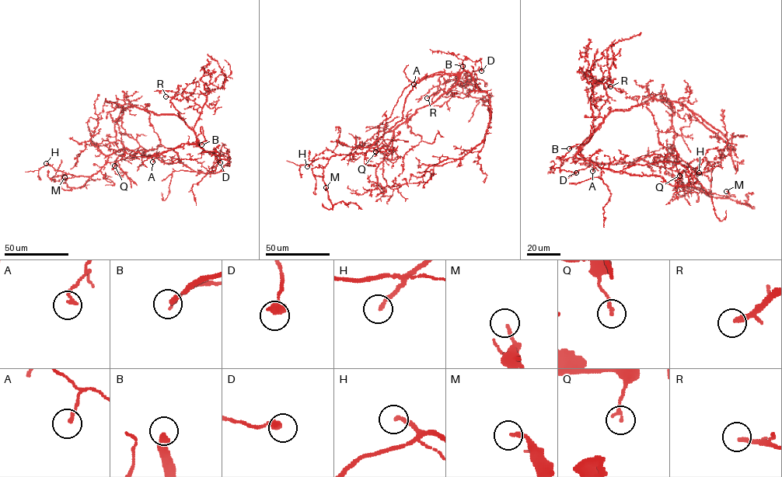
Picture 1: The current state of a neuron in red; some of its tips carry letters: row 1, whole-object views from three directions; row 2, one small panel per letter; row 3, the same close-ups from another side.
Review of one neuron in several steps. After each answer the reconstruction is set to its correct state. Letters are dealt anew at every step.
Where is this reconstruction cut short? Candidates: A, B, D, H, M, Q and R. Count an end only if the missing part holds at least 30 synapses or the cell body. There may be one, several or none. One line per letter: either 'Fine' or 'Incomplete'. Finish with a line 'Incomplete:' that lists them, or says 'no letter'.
A: Fine
B: Incomplete
D: Fine
H: Incomplete
M: Fine
Q: Fine
R: Incomplete
Incomplete: B, H, R

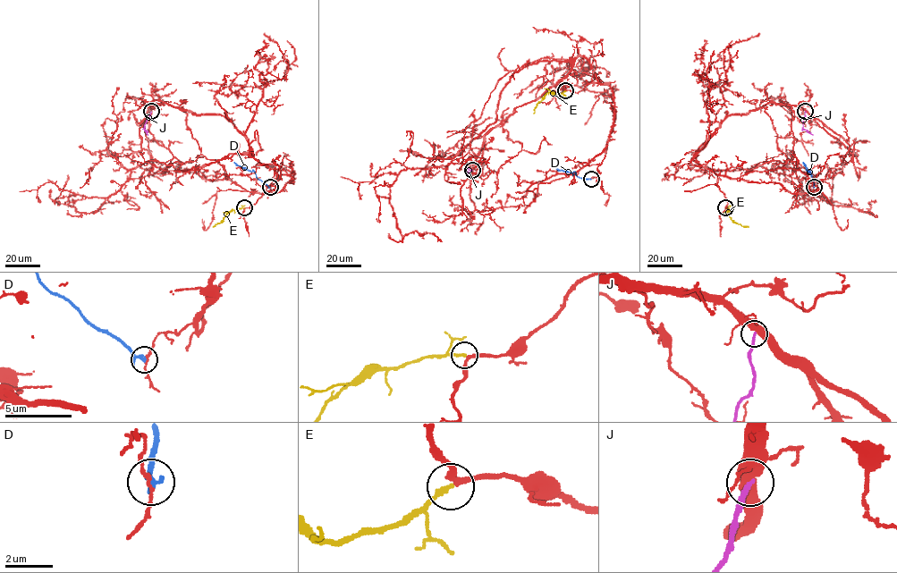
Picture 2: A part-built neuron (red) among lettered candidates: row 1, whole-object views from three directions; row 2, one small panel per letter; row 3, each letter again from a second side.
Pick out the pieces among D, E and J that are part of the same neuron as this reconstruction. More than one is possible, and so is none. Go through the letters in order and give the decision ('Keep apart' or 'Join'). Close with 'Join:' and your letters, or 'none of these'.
D: Keep apart
E: Join
J: Keep apart
Join: E

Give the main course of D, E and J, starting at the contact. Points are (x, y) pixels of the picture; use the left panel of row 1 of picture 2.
D: (270, 187), (253, 172), (233, 162)
E: (244, 208), (231, 210), (212, 226)
J: (151, 111), (144, 125), (148, 135)

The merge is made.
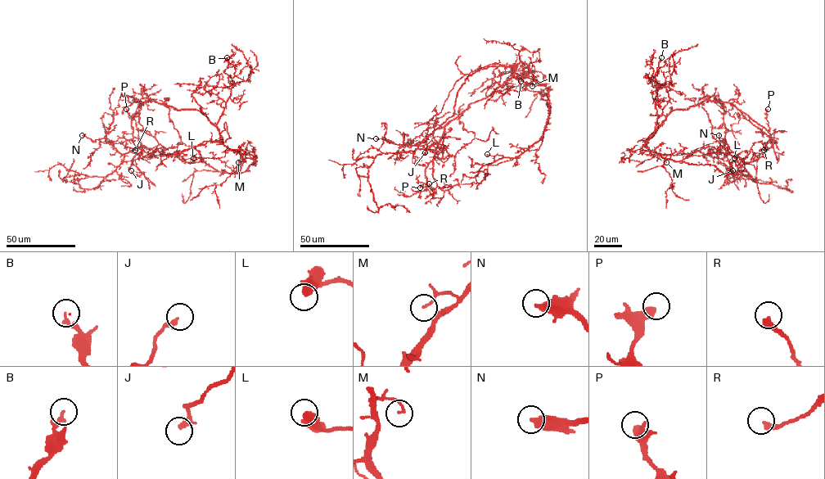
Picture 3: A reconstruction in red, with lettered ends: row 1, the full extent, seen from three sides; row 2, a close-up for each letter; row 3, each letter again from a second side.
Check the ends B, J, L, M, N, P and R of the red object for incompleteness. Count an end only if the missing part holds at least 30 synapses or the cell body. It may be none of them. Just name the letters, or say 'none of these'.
N

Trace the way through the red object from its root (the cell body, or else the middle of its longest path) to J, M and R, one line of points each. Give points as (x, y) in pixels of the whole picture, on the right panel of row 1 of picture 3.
J: (651, 151), (662, 154), (691, 154), (712, 146), (723, 152), (728, 160), (730, 170), (726, 175), (732, 170)
M: (651, 151), (646, 141), (642, 148), (660, 155), (666, 162)
R: (651, 151), (646, 141), (673, 110), (687, 110), (706, 100), (732, 103), (773, 137), (773, 143), (764, 150)

